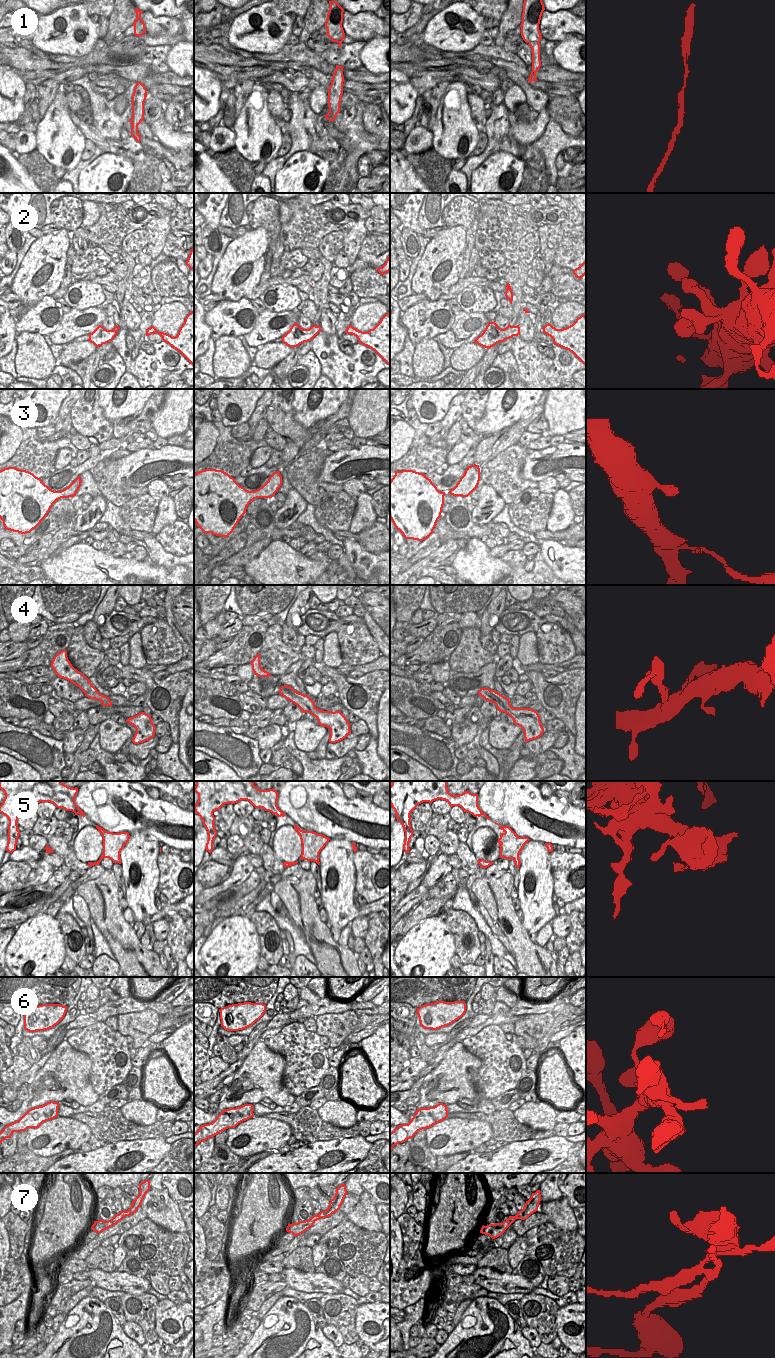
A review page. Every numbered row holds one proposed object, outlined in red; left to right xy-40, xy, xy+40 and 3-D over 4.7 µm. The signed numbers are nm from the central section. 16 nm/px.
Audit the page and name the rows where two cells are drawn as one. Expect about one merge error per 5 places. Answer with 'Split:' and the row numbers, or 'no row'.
Split: 5, 7

